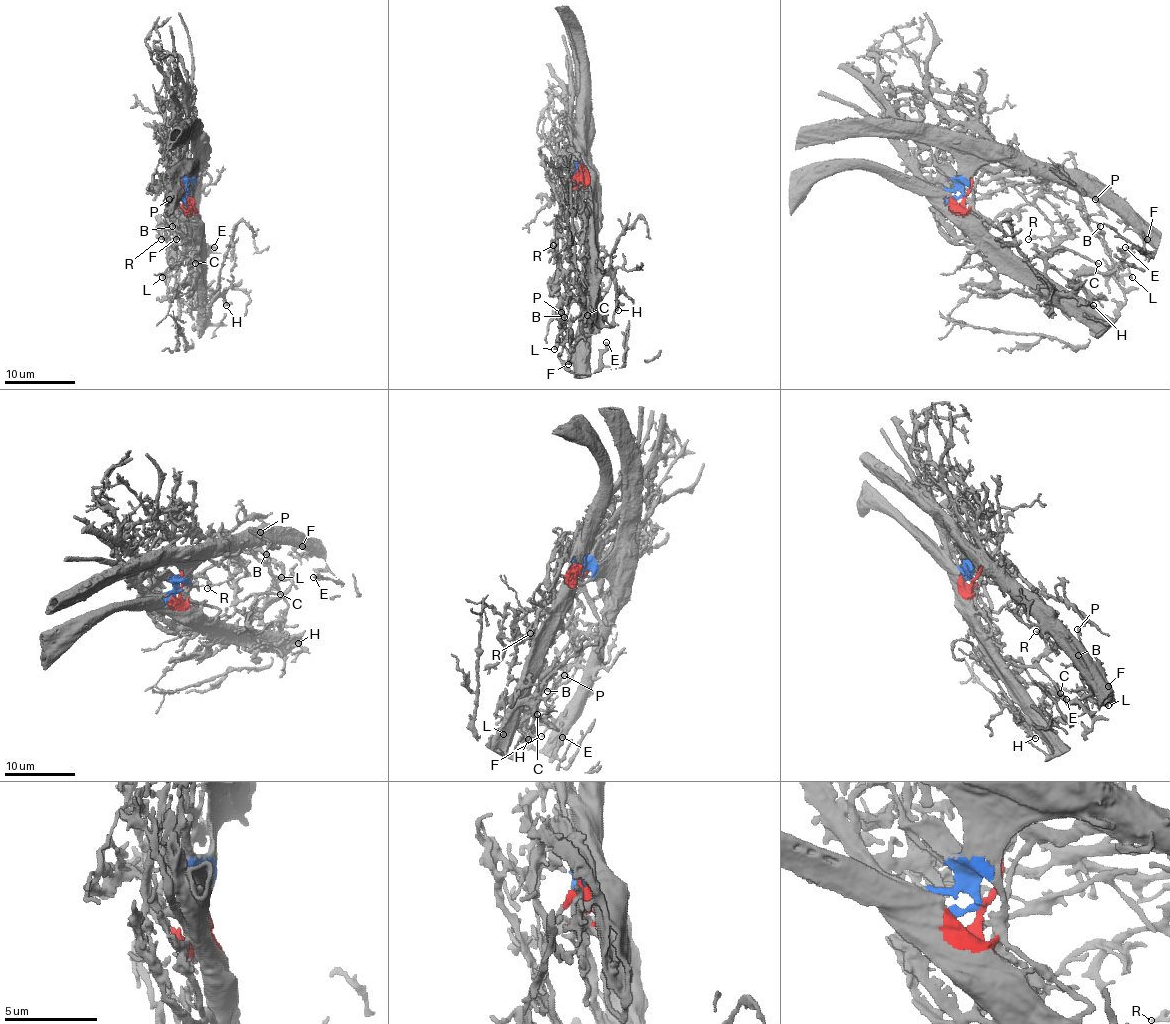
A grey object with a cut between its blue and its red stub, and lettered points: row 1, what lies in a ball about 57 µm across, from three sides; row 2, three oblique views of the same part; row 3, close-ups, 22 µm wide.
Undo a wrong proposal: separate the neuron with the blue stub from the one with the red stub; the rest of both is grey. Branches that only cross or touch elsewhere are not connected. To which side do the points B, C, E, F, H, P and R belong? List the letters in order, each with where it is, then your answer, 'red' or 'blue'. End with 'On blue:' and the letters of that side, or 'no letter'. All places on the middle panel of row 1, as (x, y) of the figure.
B: place (564, 317); blue
C: place (587, 315); red
E: place (606, 342); blue
F: place (568, 364); blue
H: place (618, 310); red
P: place (561, 312); blue
R: place (553, 245); blue
On blue: B, E, F, P, R

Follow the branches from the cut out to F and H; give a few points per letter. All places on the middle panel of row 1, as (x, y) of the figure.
F: (579, 180), (587, 185), (591, 231), (586, 236), (582, 261), (579, 340), (568, 364)
H: (579, 180), (587, 191), (591, 224), (596, 229), (596, 273), (608, 275), (614, 280), (617, 310)

